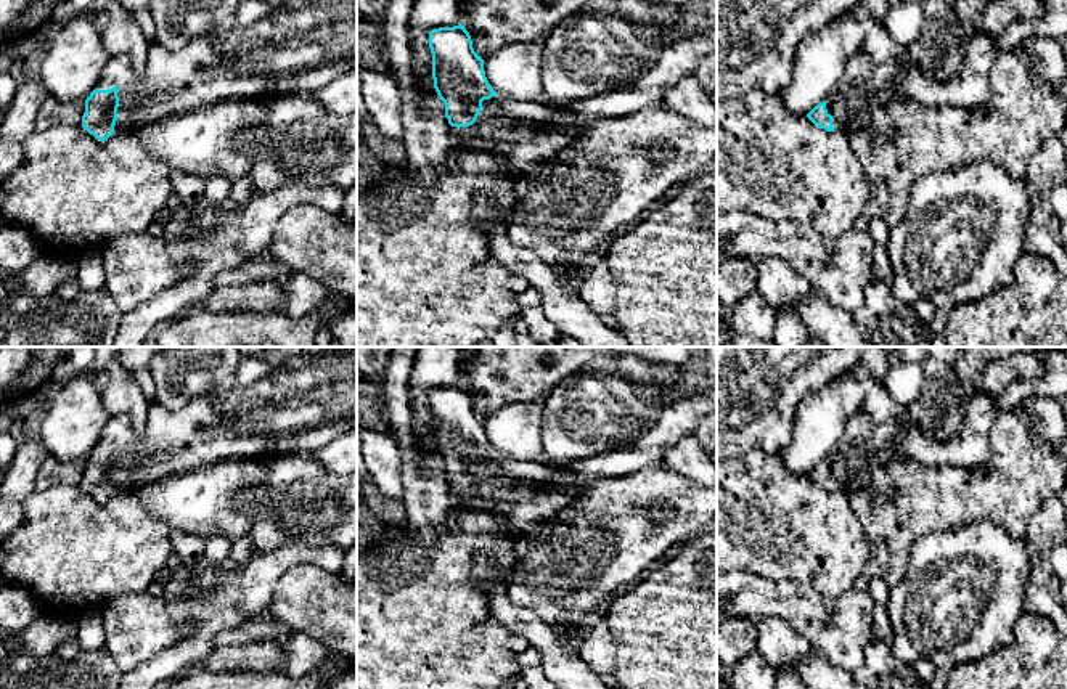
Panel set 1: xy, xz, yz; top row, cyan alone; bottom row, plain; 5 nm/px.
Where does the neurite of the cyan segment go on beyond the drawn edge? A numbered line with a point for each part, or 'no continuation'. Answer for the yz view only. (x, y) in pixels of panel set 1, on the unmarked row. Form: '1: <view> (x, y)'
1: yz (863, 447)

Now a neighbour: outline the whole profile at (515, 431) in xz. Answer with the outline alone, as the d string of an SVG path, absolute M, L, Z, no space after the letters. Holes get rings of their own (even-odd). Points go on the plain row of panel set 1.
M548 395L505 405L484 419L492 448L516 461L542 461L542 411Z

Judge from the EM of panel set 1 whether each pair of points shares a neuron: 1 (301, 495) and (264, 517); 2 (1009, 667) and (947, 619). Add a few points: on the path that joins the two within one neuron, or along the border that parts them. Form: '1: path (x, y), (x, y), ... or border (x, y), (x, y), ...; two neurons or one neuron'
1: path (291, 503), (273, 517); one neuron
2: border (1016, 625), (1008, 644), (955, 667); two neurons

